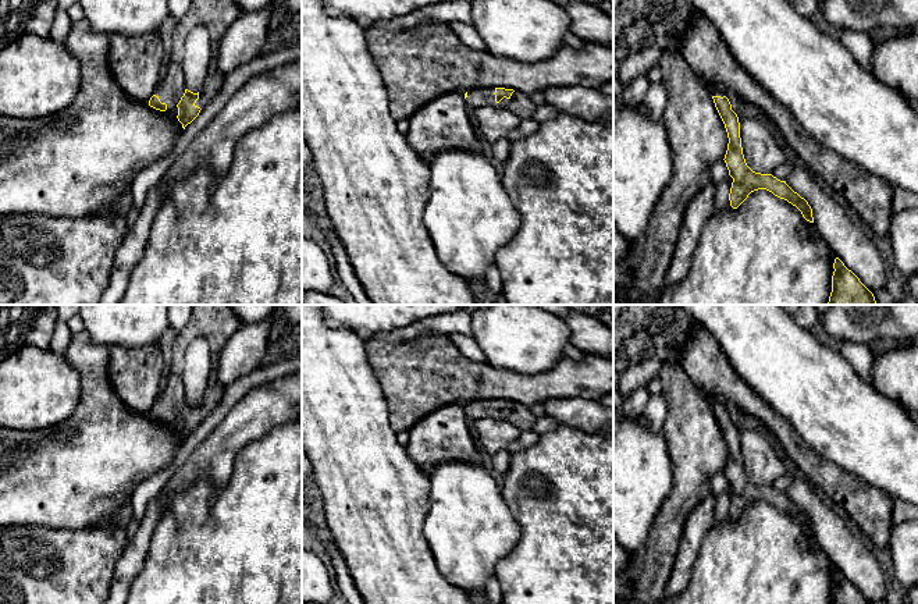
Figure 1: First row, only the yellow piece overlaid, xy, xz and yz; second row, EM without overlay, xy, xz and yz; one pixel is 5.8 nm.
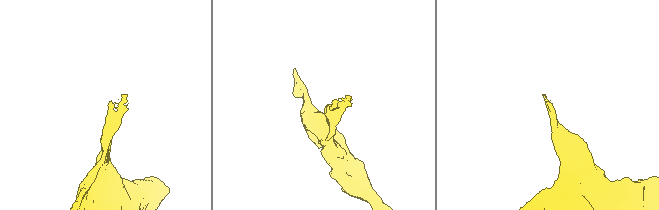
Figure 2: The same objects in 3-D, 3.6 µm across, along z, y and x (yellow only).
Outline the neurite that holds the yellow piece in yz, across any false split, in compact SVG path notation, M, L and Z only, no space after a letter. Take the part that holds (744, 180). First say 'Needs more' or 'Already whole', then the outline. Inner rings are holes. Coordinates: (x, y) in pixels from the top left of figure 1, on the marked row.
Needs more. M709 88L709 92L729 138L723 160L729 170L729 175L733 178L729 193L730 206L737 209L751 192L766 189L775 196L796 206L807 221L814 223L811 206L804 198L794 192L786 181L780 181L772 174L755 173L747 166L741 148L737 114L732 110L732 104L723 92L716 88Z

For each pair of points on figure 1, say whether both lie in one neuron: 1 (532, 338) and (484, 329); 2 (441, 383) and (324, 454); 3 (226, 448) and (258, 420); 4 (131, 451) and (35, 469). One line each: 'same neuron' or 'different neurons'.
1: same neuron
2: different neurons
3: same neuron
4: same neuron

